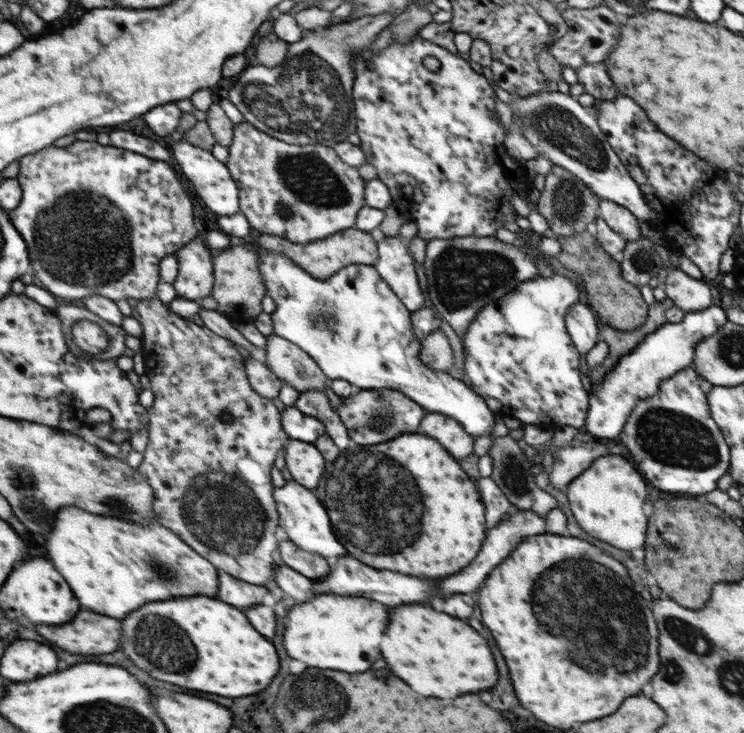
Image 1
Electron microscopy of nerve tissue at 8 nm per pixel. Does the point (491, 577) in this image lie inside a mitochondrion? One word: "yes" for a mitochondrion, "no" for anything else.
no

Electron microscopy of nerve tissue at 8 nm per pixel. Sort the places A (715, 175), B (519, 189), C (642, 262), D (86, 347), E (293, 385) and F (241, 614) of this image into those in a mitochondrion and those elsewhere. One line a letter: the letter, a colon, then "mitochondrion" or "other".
A: other
B: other
C: mitochondrion
D: other
E: other
F: other

